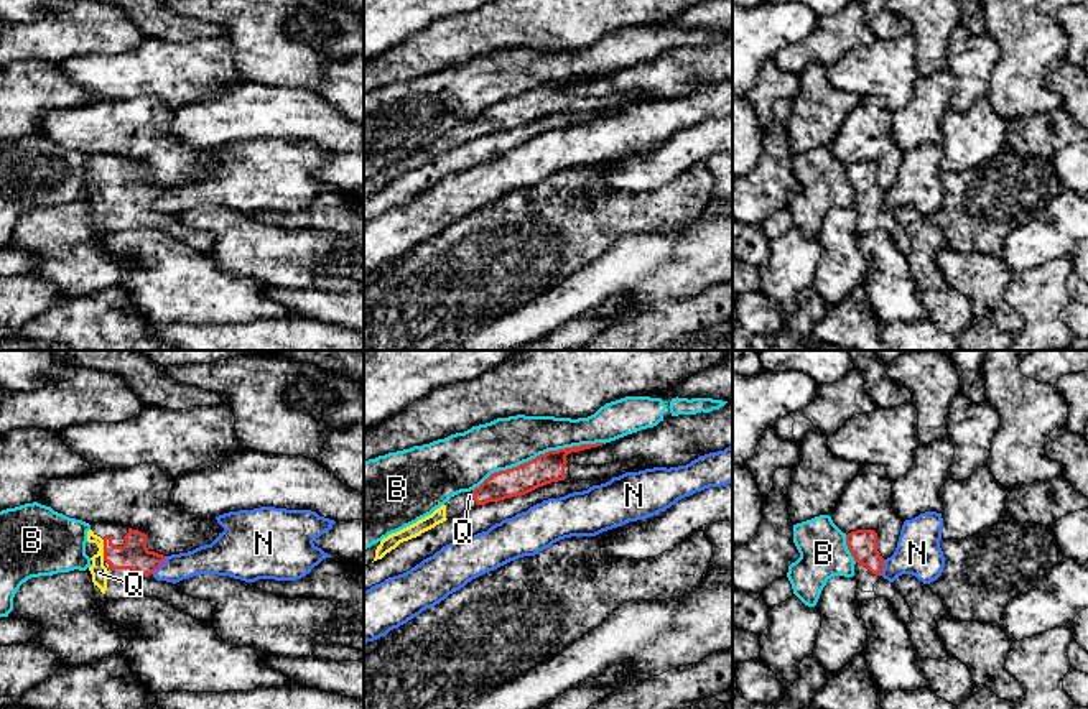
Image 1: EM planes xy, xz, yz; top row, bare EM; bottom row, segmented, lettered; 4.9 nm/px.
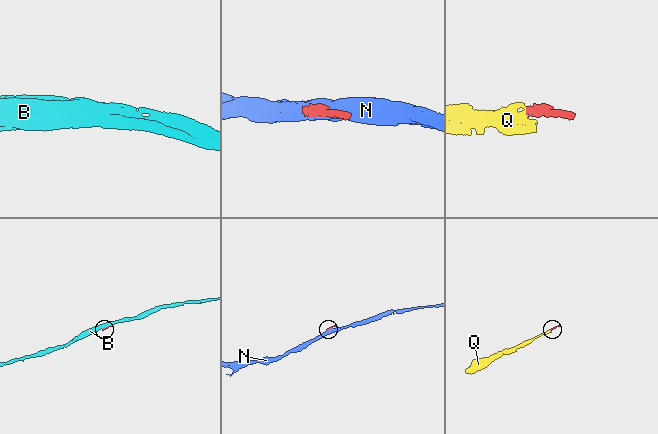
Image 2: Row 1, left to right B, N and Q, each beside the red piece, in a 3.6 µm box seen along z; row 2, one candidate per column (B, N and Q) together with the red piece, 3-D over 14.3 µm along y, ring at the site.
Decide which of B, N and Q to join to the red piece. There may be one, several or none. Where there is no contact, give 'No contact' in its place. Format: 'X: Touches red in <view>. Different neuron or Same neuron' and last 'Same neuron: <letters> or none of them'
B: Touches red in xz. Different neuron
N: Touches red in xy. Different neuron
Q: Touches red in xy. Same neuron
Same neuron: Q

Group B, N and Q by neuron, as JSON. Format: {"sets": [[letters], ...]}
{"sets": [["B"], ["N"], ["Q"]]}

